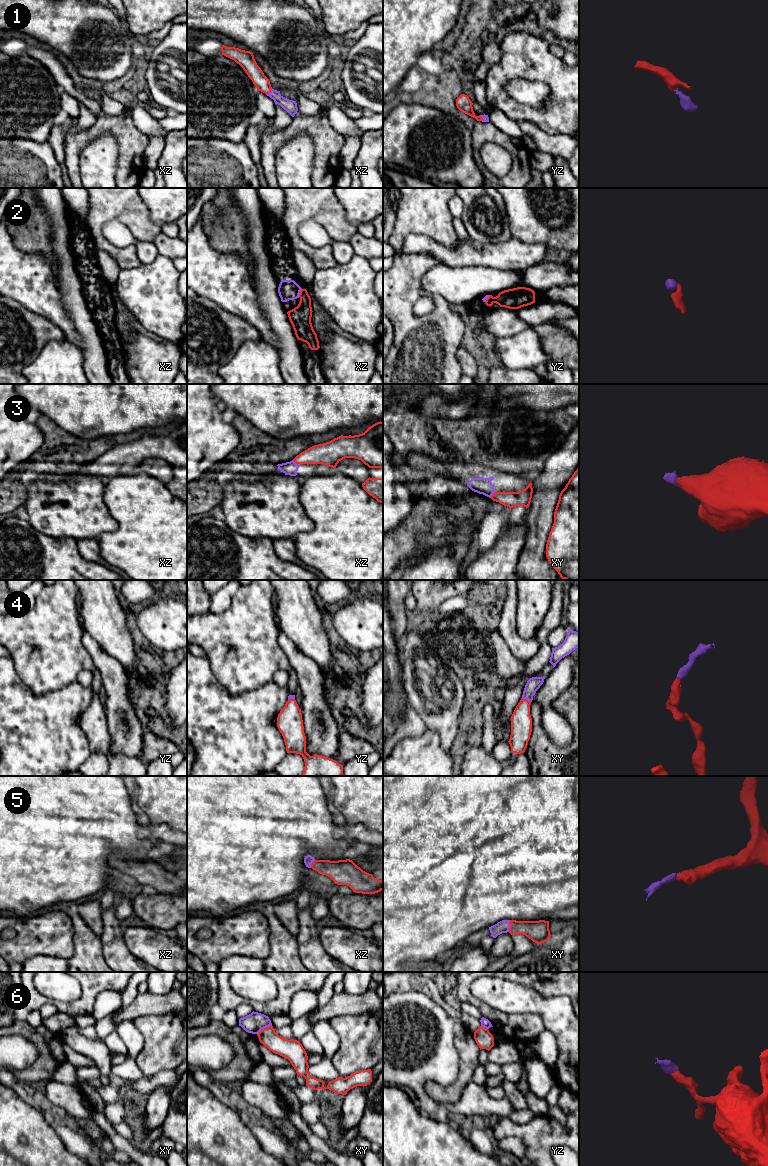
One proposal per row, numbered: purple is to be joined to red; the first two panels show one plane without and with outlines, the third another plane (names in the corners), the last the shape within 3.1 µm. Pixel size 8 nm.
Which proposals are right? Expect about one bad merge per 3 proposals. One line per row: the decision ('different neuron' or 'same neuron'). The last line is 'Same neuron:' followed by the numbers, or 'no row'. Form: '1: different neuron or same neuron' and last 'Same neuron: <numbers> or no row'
1: same neuron
2: same neuron
3: same neuron
4: same neuron
5: same neuron
6: different neuron
Same neuron: 1, 2, 3, 4, 5

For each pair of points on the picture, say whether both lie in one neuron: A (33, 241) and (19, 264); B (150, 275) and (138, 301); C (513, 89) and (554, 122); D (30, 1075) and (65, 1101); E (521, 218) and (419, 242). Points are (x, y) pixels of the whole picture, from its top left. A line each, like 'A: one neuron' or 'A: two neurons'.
A: two neurons
B: one neuron
C: two neurons
D: two neurons
E: two neurons

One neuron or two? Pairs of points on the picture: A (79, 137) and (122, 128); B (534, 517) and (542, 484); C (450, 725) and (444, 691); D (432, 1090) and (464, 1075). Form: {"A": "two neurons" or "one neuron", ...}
{"A": "one neuron", "B": "one neuron", "C": "one neuron", "D": "one neuron"}

